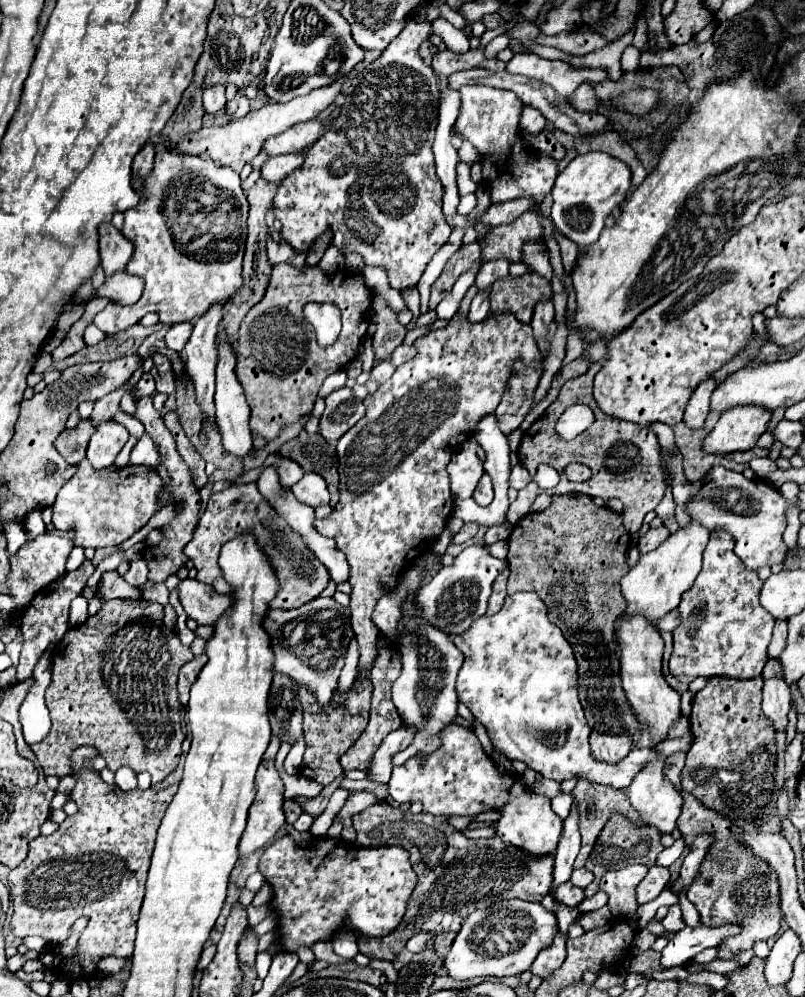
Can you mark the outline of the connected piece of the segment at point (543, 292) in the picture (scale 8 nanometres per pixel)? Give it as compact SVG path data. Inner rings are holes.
M537 272L513 278L507 276L491 288L491 314L505 314L511 312L519 318L523 324L531 324L533 318L533 308L537 302L543 298L553 300L553 288L551 282L547 282L543 276Z

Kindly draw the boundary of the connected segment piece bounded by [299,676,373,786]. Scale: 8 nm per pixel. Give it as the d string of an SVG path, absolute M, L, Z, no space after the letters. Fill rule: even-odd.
M363 676L359 682L355 682L353 690L339 704L331 702L327 706L317 704L317 700L313 698L313 694L307 688L299 690L299 700L305 708L305 714L303 714L305 716L305 726L303 726L303 730L305 730L305 754L303 754L303 762L299 766L299 772L305 778L317 780L319 784L327 786L335 778L343 776L343 768L339 766L339 758L341 758L343 752L349 750L349 746L361 736L361 732L367 726L371 690L373 688L371 688L369 676ZM347 702L351 702L351 706L347 706ZM319 710L323 710L323 712L319 712Z

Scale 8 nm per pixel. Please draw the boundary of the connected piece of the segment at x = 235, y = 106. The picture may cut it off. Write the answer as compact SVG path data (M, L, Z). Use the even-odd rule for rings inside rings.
M239 90L239 94L231 102L227 102L227 108L225 108L225 112L231 116L231 120L243 118L243 114L247 114L249 110L251 110L249 100L243 96L243 90Z

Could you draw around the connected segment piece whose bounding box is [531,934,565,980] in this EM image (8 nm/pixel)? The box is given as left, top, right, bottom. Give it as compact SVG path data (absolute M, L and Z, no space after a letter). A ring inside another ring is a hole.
M557 934L553 944L543 950L531 966L531 972L543 980L547 980L561 964L565 962L565 936Z

